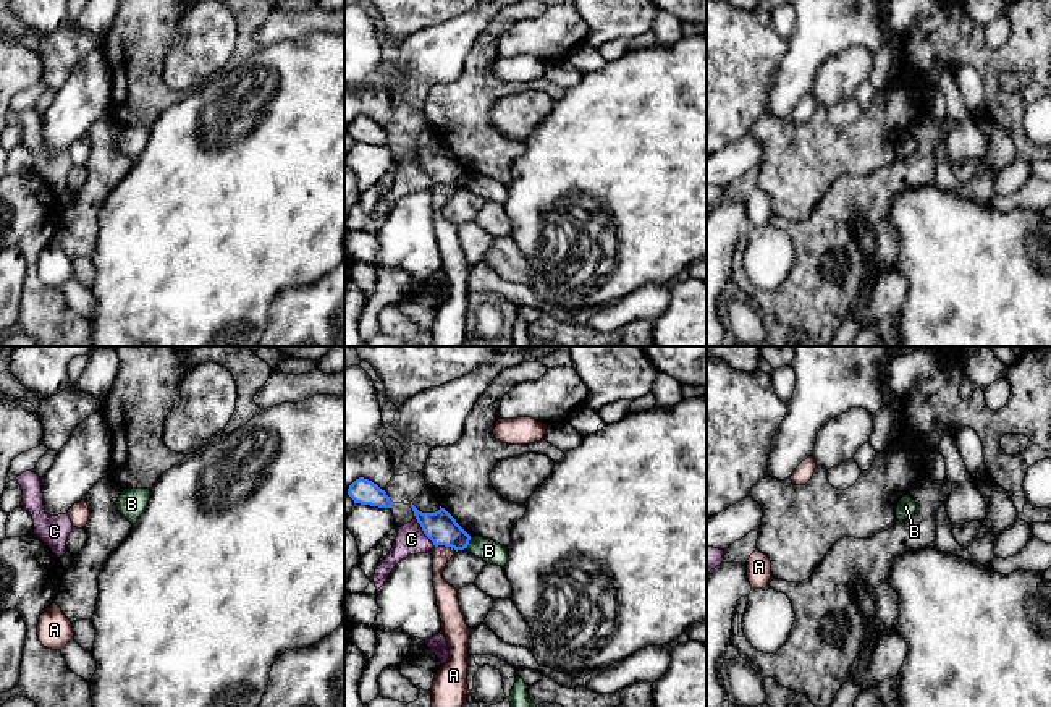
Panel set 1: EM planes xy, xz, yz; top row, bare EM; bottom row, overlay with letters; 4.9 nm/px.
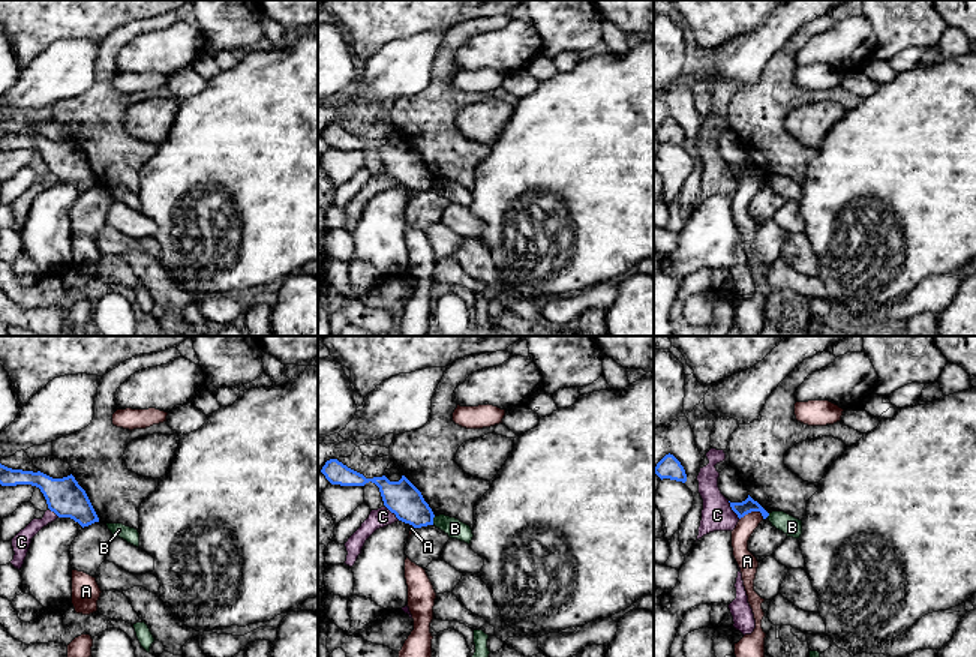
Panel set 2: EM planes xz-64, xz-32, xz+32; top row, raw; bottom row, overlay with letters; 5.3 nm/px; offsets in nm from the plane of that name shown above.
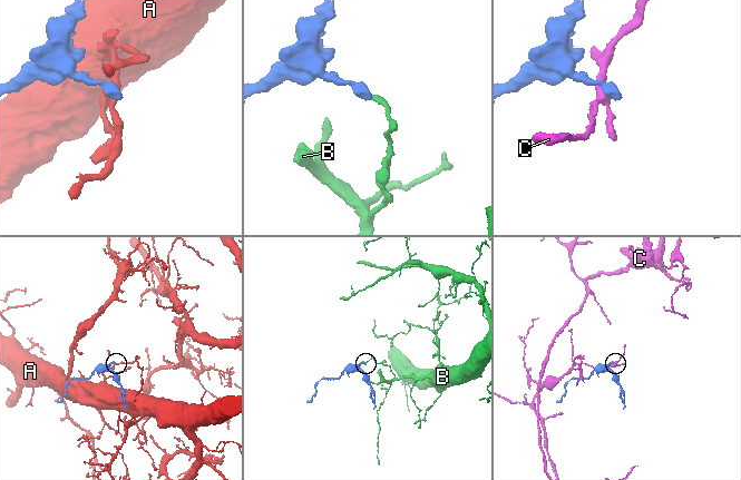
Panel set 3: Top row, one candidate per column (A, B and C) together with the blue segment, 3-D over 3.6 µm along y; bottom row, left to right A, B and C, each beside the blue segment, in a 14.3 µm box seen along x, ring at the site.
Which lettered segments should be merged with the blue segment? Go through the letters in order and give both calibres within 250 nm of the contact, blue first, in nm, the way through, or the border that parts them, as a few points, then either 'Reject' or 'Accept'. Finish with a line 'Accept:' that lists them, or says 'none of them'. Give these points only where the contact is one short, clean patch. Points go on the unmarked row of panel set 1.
A: Thickness 160 nm (blue) against 110 nm. Boundary: xz (435, 183), (450, 183), (456, 188). Reject
B: Thickness 160 nm (blue) against 110 nm. Boundary: xz (471, 175), (466, 185). Reject
C: Thickness 160 nm (blue) against 140 nm. Boundary: xz (414, 152), (422, 170), (435, 183). Reject
Accept: none of them

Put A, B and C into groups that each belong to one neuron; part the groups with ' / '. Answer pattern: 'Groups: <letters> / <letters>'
Groups: A / B / C

